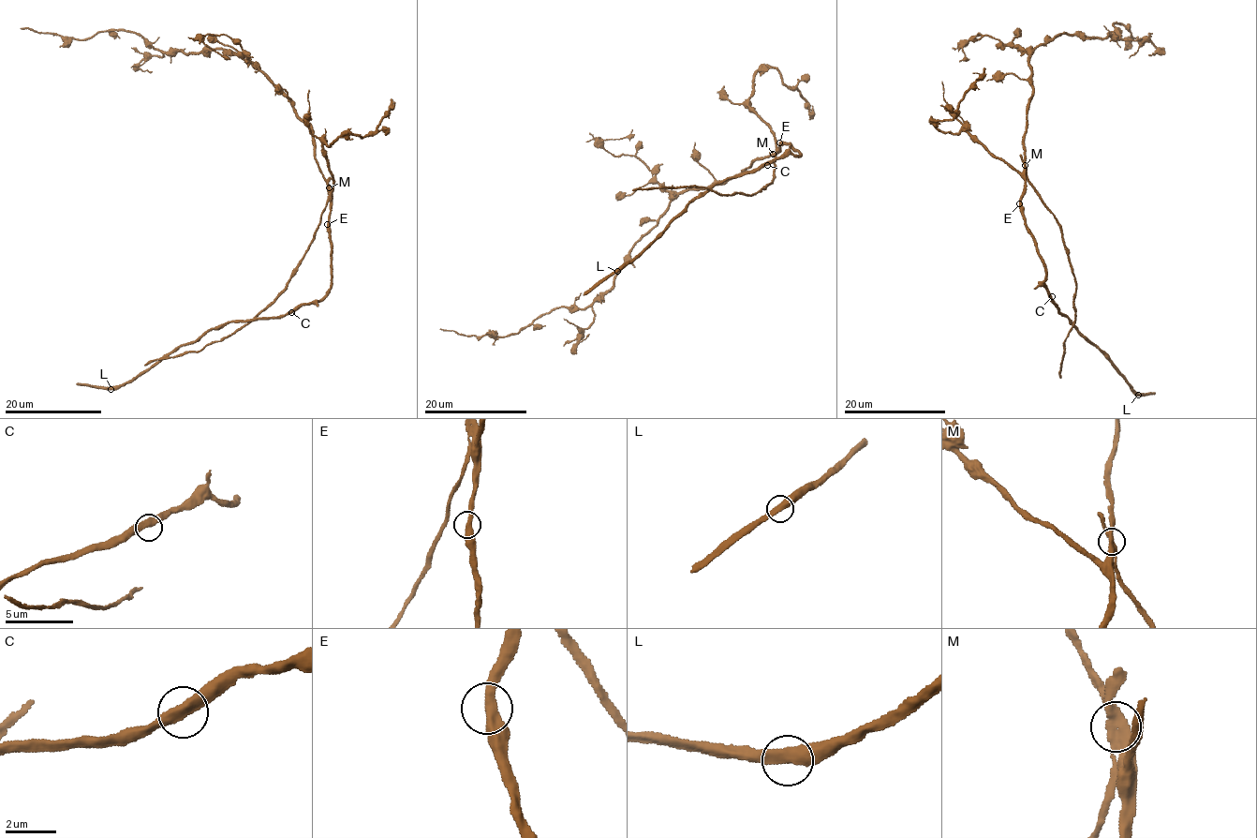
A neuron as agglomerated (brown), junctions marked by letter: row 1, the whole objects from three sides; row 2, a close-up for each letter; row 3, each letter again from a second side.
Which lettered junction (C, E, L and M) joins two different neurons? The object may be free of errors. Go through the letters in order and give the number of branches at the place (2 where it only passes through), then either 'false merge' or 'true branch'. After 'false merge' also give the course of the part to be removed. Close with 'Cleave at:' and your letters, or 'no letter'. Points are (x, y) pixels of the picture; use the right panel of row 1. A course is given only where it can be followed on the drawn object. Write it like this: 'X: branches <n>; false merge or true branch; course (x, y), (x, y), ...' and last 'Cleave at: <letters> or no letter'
C: branches 2; true branch
E: branches 2; true branch
L: branches 2; true branch
M: branches 2; false merge; course (1025, 165), (1027, 181), (1053, 215), (1061, 231), (1074, 277), (1072, 306), (1075, 317), (1064, 343), (1060, 378)
Cleave at: M

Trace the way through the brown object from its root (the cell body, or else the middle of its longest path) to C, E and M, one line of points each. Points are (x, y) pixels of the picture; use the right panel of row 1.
C: (1025, 150), (1023, 218), (1044, 268), (1044, 287), (1052, 296)
E: (1025, 150), (1024, 193), (1019, 203)
M: (1025, 150), (1025, 165)

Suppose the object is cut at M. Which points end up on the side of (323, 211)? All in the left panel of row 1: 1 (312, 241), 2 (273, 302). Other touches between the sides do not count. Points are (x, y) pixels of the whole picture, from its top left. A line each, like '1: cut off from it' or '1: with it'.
1: with it
2: with it

